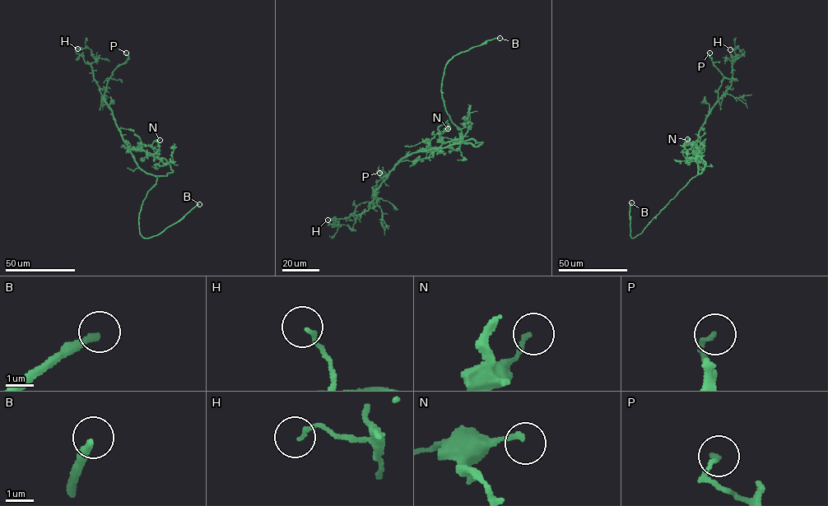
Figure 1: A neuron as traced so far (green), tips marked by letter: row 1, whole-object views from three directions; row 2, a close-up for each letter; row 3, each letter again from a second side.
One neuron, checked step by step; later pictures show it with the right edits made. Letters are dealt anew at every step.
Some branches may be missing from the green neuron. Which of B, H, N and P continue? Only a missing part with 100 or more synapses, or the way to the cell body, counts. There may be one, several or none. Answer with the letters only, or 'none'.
B

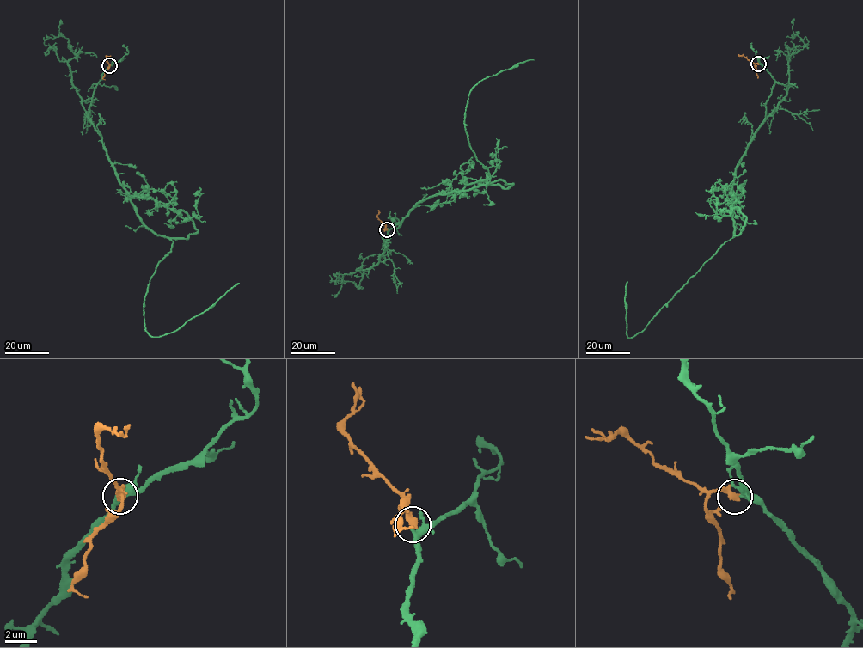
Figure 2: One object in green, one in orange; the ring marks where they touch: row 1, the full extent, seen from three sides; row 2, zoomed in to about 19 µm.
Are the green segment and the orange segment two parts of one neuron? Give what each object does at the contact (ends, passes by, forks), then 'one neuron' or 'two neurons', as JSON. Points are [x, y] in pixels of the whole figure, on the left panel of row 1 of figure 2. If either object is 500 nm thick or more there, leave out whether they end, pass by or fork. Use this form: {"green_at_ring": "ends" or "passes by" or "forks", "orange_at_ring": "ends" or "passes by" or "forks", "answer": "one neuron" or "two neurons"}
{"green_at_ring": "passes by", "orange_at_ring": "ends", "answer": "one neuron"}

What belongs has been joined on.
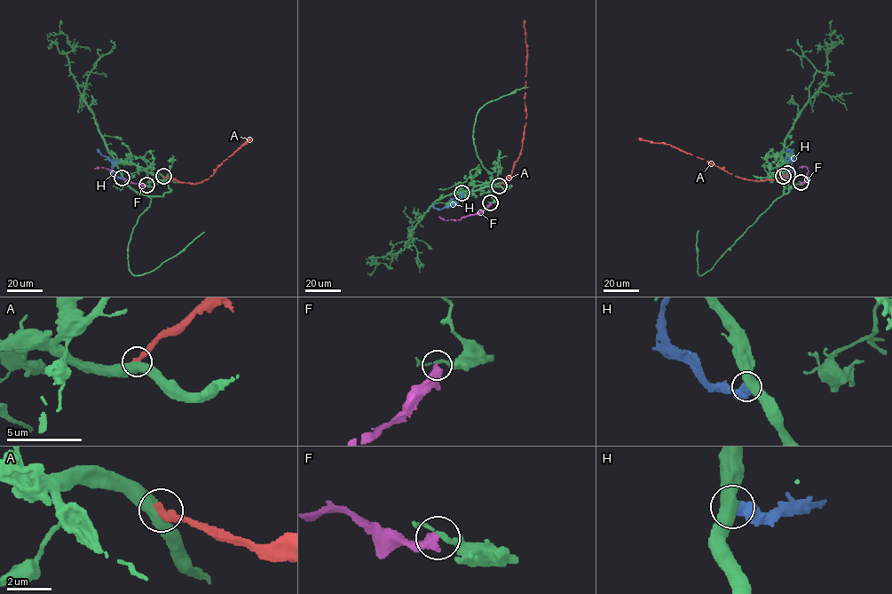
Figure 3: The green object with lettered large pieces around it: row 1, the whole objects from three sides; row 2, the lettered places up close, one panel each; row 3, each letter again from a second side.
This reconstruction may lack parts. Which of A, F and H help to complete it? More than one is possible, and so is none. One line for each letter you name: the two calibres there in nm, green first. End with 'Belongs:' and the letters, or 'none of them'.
Belongs: none of them

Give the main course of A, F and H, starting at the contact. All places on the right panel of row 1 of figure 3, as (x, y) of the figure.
A: (787, 173), (777, 178), (744, 179), (669, 145), (639, 138)
F: (801, 183), (806, 180), (809, 171), (805, 166), (799, 168)
H: (783, 176), (790, 175), (793, 154), (789, 150), (785, 152)

